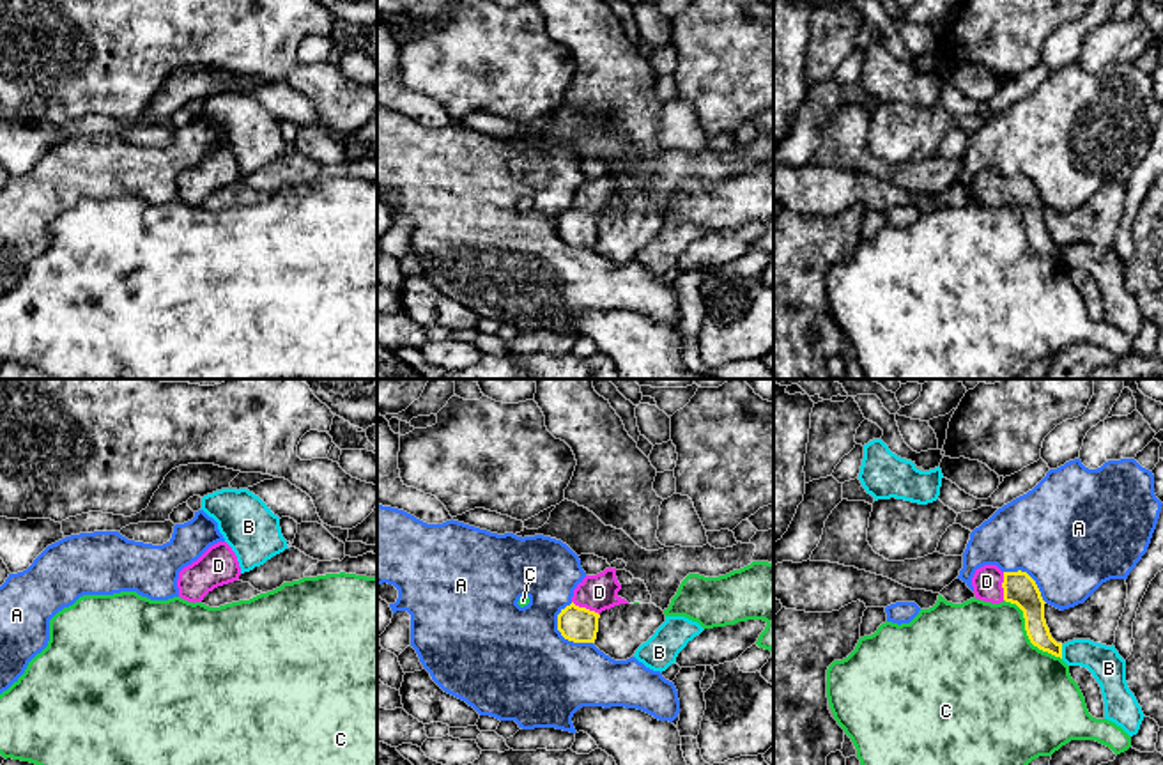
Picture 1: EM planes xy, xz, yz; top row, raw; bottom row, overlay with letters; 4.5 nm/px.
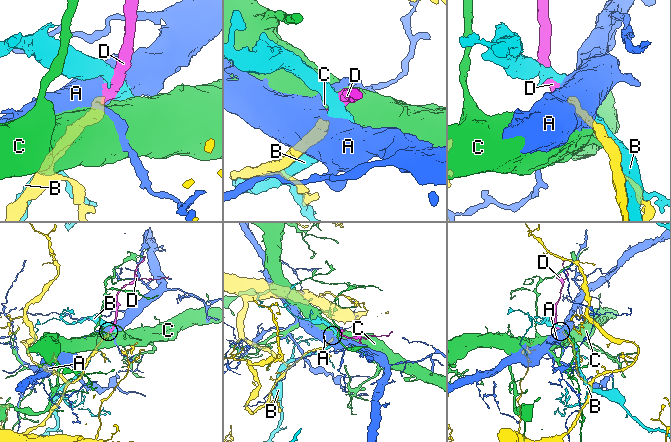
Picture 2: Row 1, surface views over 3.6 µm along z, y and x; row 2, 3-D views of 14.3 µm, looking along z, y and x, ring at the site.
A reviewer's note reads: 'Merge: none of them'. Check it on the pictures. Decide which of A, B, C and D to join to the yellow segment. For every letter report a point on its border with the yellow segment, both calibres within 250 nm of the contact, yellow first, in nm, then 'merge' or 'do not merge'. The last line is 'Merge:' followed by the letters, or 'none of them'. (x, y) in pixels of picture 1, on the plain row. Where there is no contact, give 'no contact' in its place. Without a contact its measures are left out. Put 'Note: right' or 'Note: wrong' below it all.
A: contact xz (563, 239); calibres 160 and 500 nm; do not merge
B: contact yz (1061, 255); calibres 110 and 160 nm; do not merge
C: contact yz (1027, 236); calibres 150 and 480 nm; do not merge
D: contact xz (585, 211); calibres 160 and 160 nm; merge
Merge: D
Note: wrong

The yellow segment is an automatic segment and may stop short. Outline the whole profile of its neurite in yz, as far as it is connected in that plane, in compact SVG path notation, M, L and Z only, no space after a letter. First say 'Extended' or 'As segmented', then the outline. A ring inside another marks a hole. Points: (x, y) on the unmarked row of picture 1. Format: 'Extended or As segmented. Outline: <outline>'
Extended. Outline: M984 168L972 181L975 202L1000 207L1011 205L1023 214L1025 234L1034 250L1062 262L1062 246L1057 246L1044 223L1044 204L1036 184L1027 175L1002 175L997 168Z

